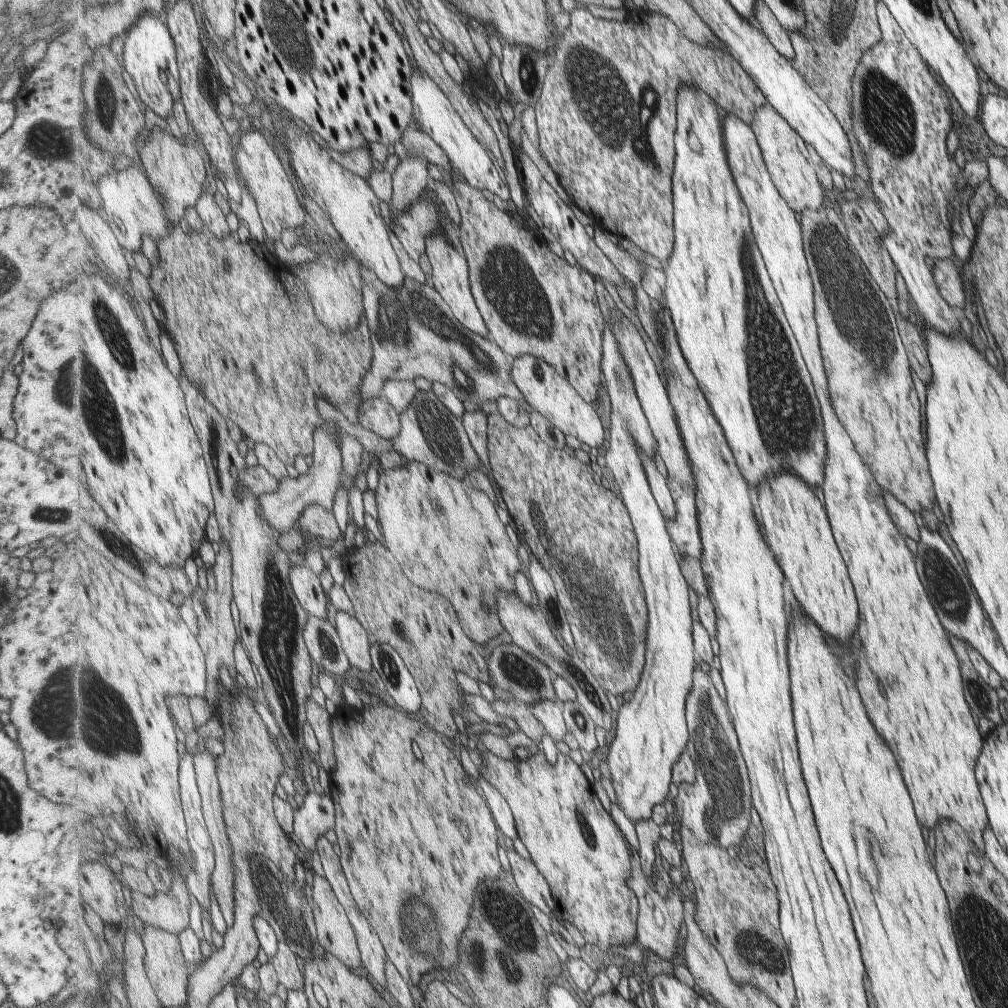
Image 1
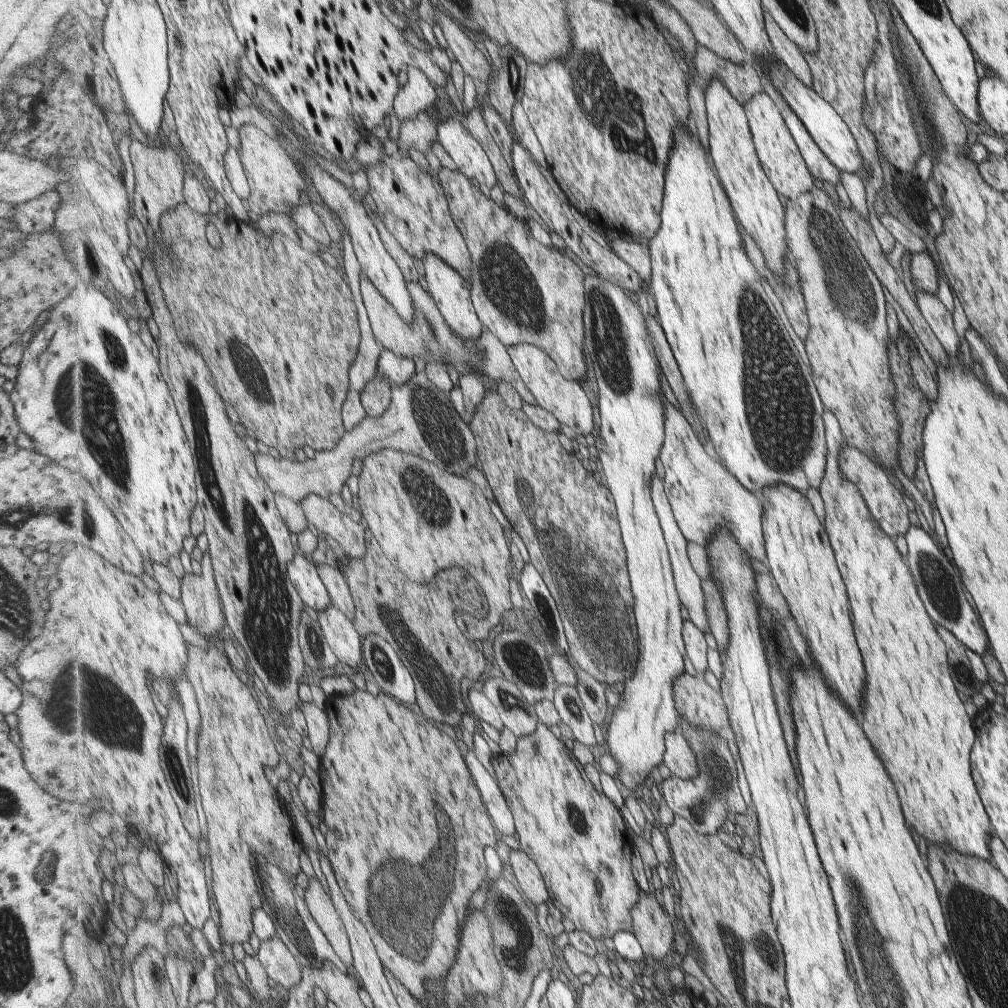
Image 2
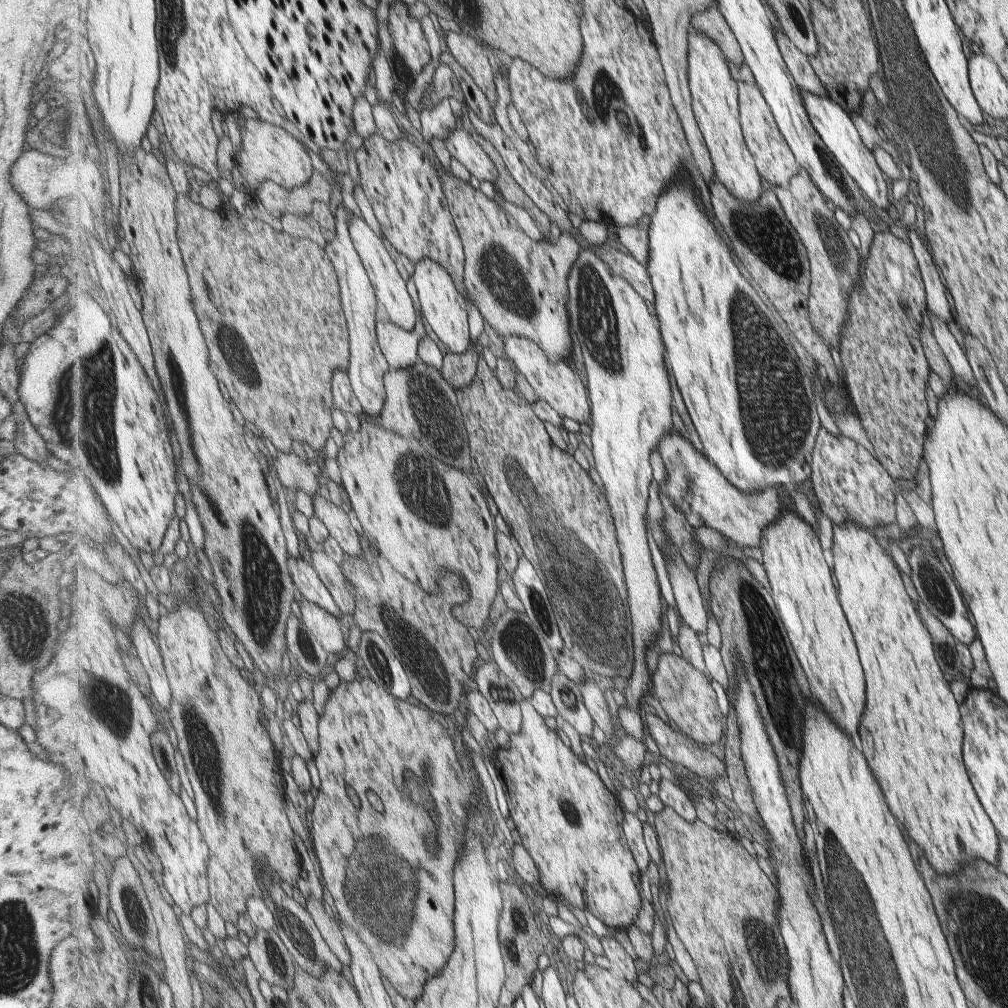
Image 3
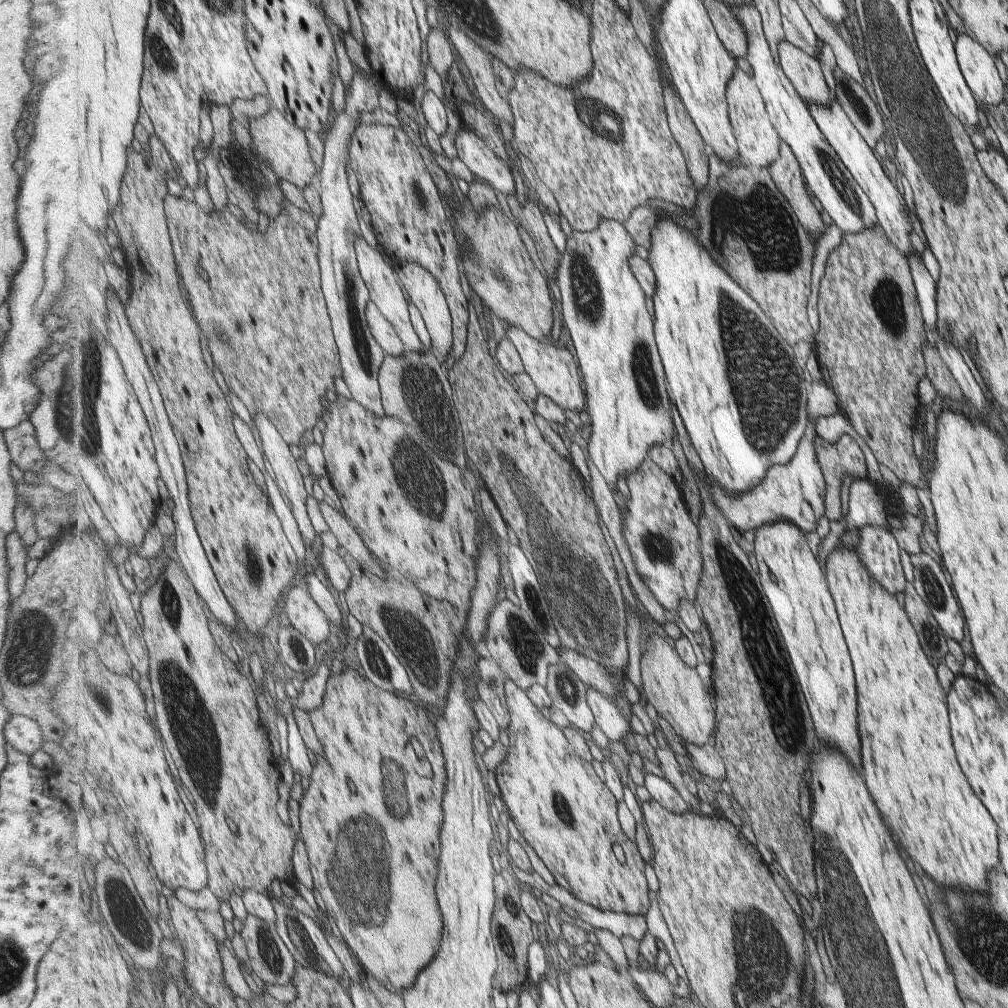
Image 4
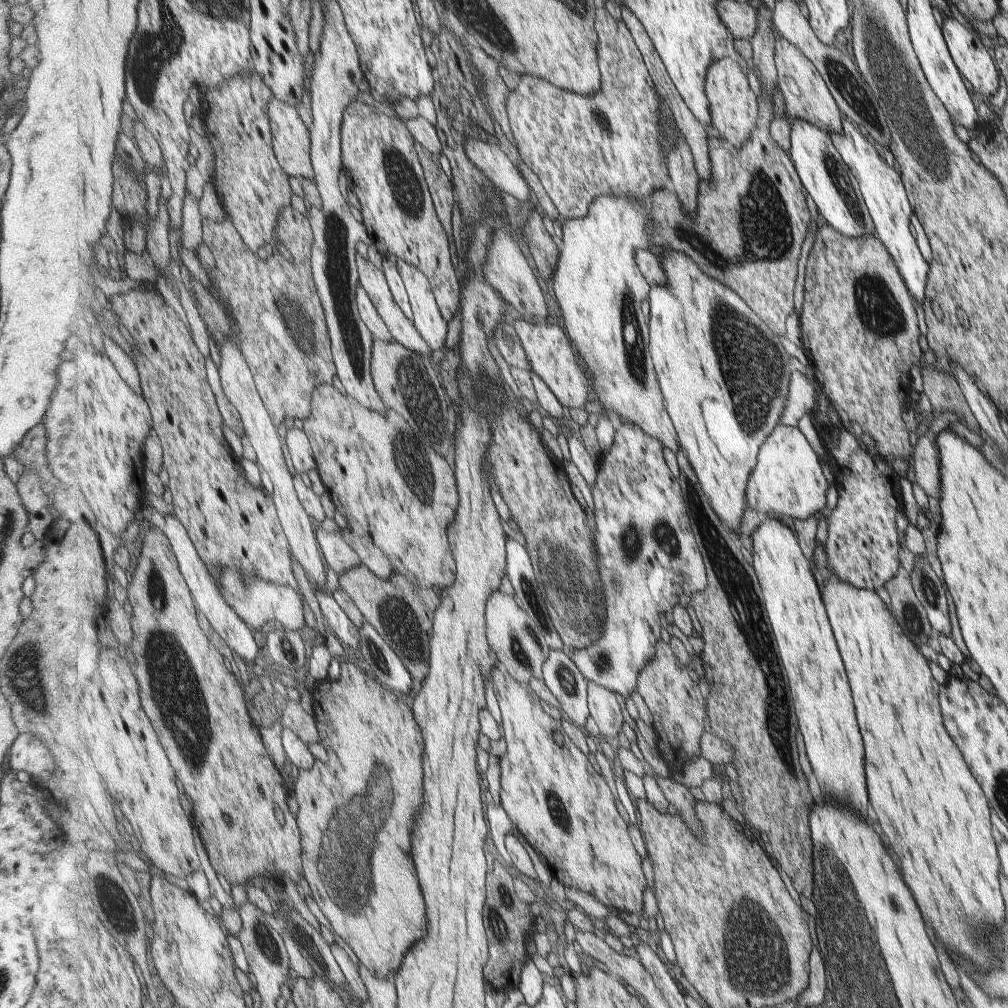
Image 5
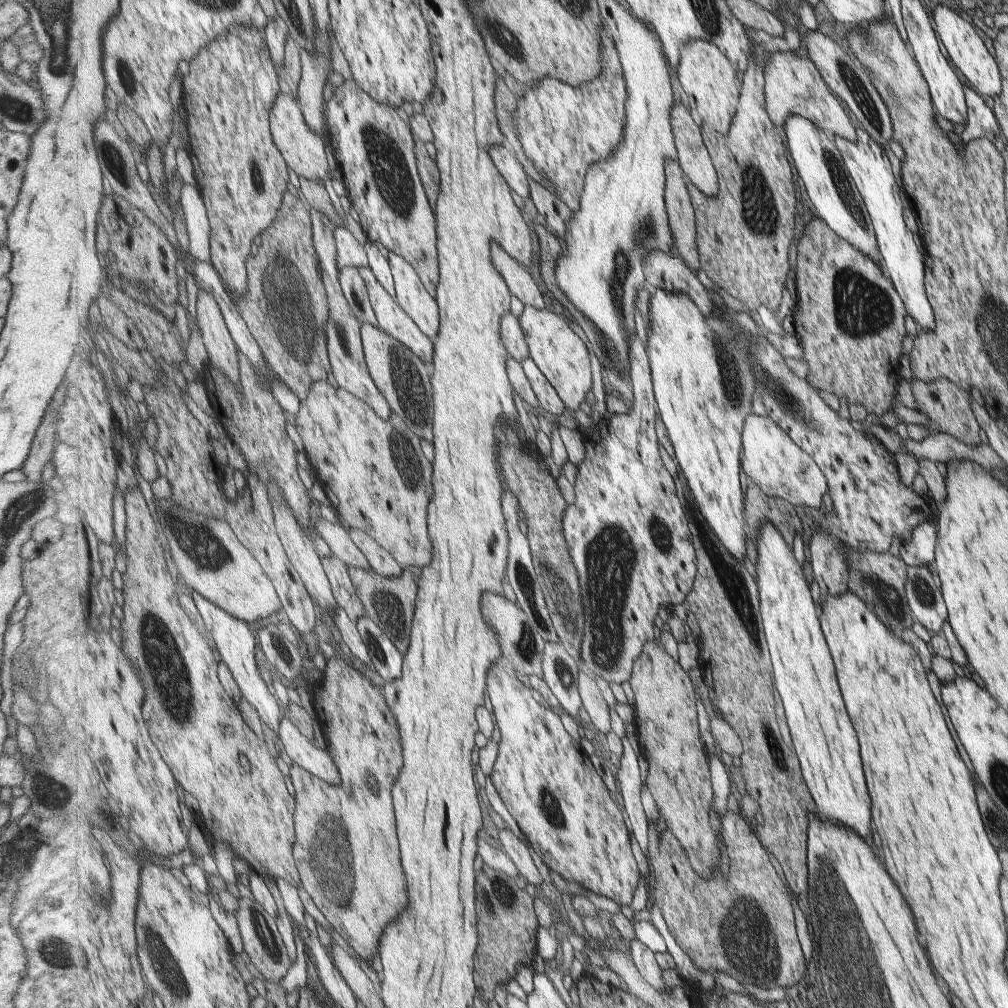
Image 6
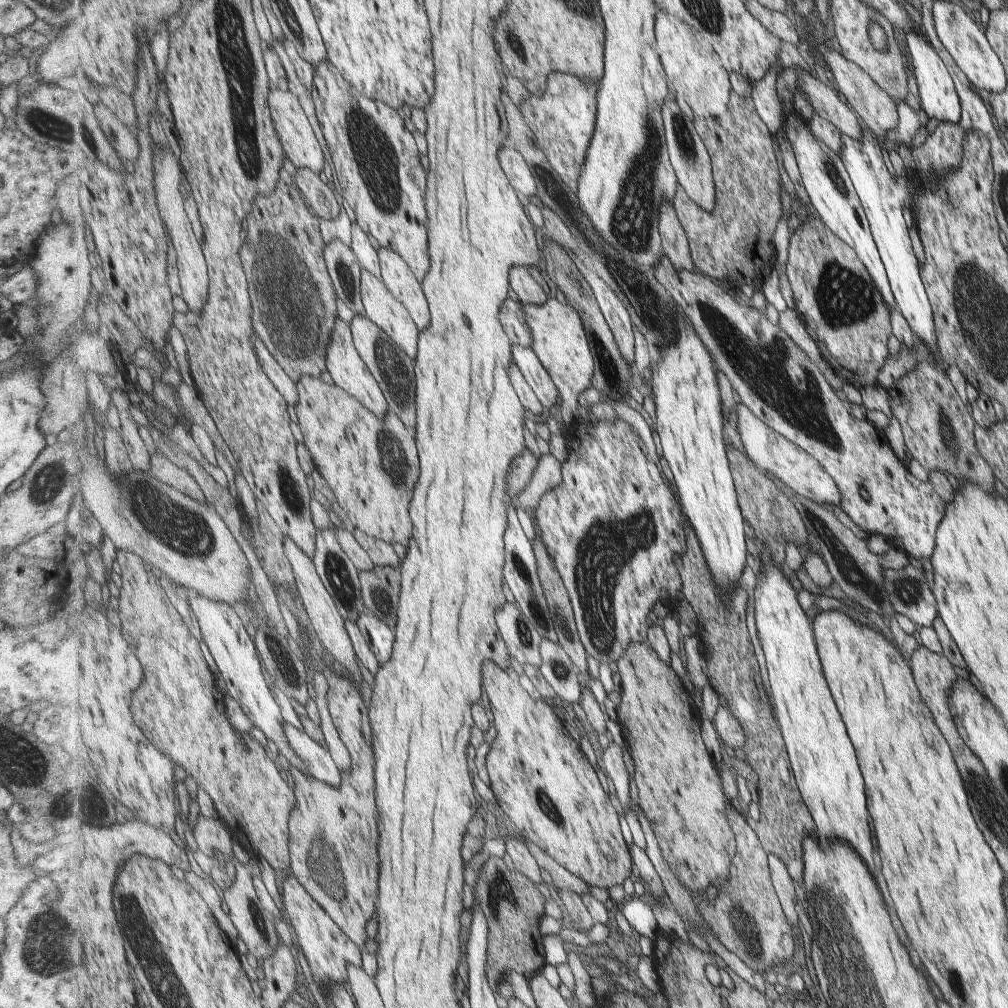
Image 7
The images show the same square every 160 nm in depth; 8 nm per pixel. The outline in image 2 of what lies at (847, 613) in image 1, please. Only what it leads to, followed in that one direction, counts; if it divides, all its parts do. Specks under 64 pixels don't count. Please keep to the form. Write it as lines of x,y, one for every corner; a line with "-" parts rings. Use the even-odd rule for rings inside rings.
786,484
763,487
758,495
762,504
762,540
766,552
765,565
777,583
783,595
791,618
796,622
800,634
806,639
807,653
817,668
829,676
829,684
849,700
849,708
853,712
861,712
861,688
863,688
863,664
859,658
859,650
855,646
853,630
851,630
850,608
846,586
842,581
834,552
827,542
827,533
819,524
811,504
801,492

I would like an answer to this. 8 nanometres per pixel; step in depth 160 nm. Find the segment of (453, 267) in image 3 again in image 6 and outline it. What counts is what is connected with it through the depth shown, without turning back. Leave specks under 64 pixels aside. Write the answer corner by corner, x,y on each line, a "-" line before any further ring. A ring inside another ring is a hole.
344,80
343,85
336,88
335,94
327,101
326,117
333,154
348,191
348,199
368,237
372,242
380,243
389,253
404,256
419,272
431,296
437,298
437,222
419,178
415,158
417,142
411,128
395,108
377,102
355,80

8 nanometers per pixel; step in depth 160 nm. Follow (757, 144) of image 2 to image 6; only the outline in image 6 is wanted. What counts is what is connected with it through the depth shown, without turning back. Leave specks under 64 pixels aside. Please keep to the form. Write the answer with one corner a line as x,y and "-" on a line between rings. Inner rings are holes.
706,40
690,41
681,46
679,54
680,70
677,78
688,96
689,104
700,115
703,125
709,125
727,136
737,114
738,98
742,82
737,78
737,70
729,58
713,43

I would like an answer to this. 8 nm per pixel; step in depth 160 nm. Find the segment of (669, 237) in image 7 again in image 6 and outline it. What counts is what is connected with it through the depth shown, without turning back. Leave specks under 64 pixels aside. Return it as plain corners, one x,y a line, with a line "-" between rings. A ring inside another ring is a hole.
679,158
669,159
666,166
666,204
672,228
674,246
685,264
696,272
701,269
698,246
698,226
692,196
688,189
687,176

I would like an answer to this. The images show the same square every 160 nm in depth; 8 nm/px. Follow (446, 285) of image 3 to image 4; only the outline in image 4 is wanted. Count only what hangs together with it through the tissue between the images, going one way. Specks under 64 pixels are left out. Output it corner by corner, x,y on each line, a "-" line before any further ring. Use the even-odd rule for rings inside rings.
403,262
403,268
405,288
409,293
410,302
421,311
421,316
429,329
429,336
432,336
432,348
428,351
442,362
447,358
447,354
451,354
454,347
454,320
447,297
438,278
421,262

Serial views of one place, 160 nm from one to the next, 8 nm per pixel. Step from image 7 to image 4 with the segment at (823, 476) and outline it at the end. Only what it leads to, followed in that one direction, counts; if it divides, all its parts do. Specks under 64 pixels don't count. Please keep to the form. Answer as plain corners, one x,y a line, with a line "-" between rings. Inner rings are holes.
808,418
803,436
799,438
798,450
786,465
773,465
764,480
751,491
736,495
728,493
722,486
709,478
712,495
720,511
728,518
731,526
741,534
747,529
774,523
776,520
792,520
803,532
813,532
817,521
824,515
824,478
816,461
813,439
816,436
815,420

